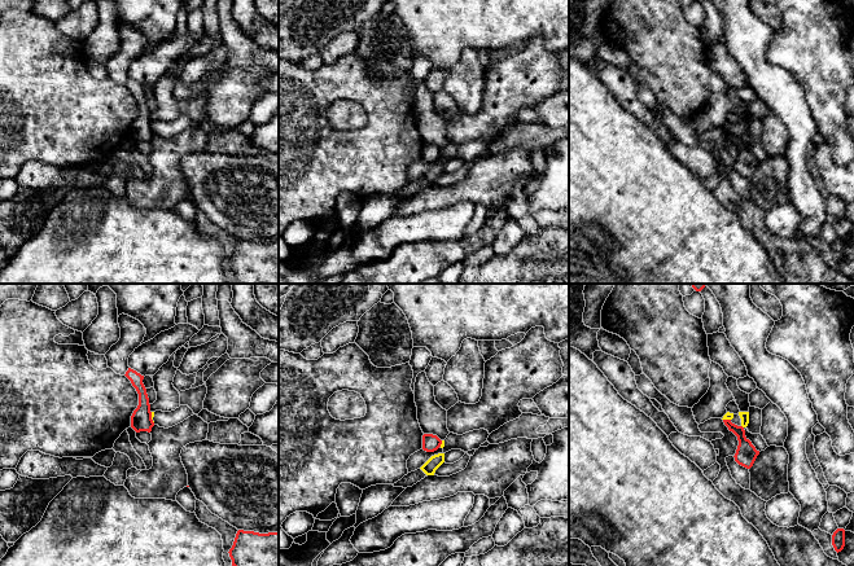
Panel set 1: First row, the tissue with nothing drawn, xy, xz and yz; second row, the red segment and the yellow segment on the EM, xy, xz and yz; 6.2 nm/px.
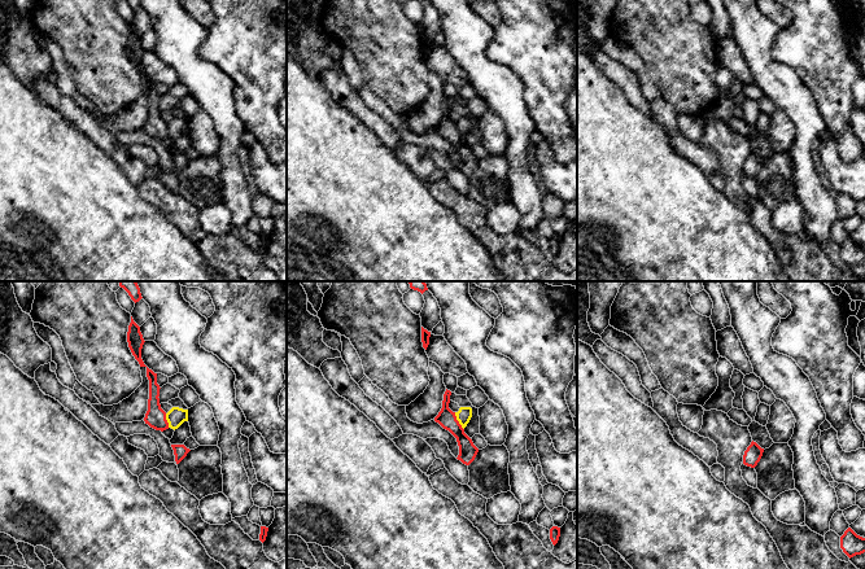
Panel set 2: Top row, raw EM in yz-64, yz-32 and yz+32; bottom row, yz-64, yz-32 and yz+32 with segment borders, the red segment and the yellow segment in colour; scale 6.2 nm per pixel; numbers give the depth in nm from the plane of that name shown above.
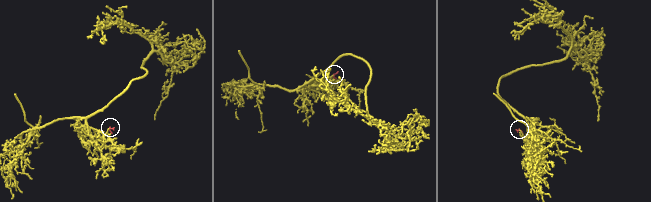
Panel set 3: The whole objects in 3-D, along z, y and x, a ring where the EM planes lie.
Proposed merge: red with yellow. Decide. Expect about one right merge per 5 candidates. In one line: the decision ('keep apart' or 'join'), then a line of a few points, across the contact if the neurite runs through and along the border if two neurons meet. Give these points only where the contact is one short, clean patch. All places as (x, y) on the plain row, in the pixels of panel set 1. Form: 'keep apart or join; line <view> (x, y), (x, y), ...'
keep apart; line xy (150, 122), (153, 132)

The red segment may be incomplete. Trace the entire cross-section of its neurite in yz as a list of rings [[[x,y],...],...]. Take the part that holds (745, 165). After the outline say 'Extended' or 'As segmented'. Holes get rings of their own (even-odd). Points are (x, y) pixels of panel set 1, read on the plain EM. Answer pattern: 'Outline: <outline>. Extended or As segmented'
Outline: [[[723,130],[723,132],[728,140],[737,146],[739,150],[739,155],[733,166],[735,171],[739,175],[750,179],[759,164],[759,161],[757,161],[752,152],[745,146],[745,140],[743,136],[732,133],[731,130]]]. As segmented

